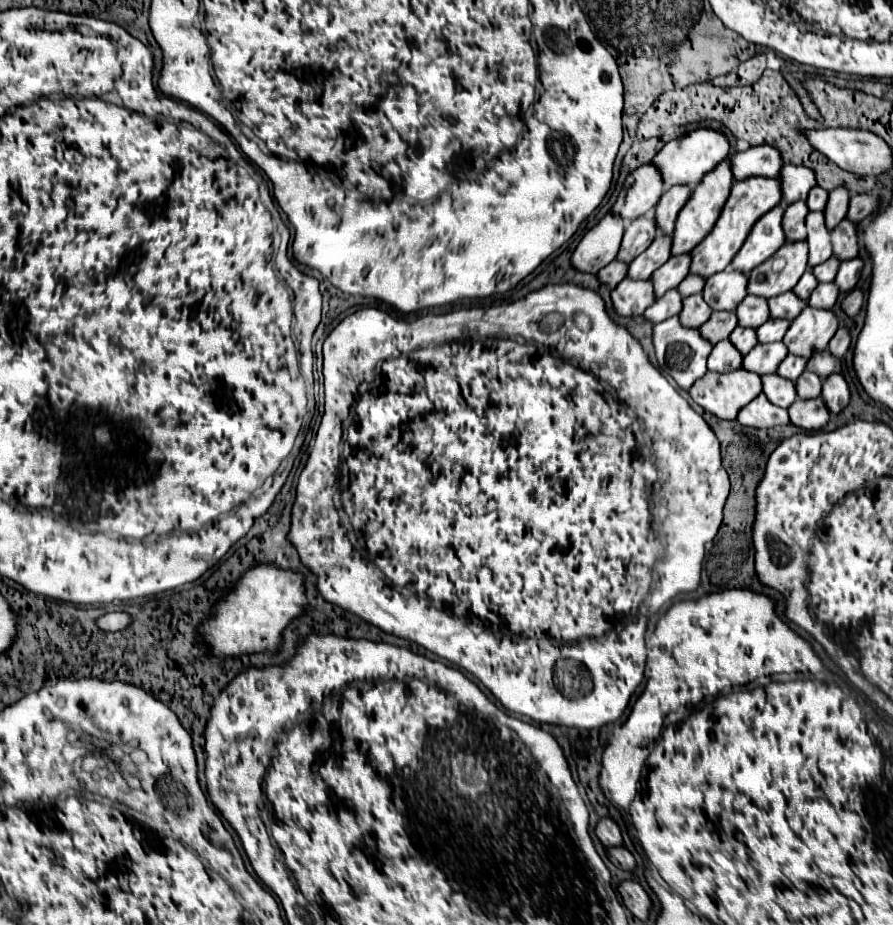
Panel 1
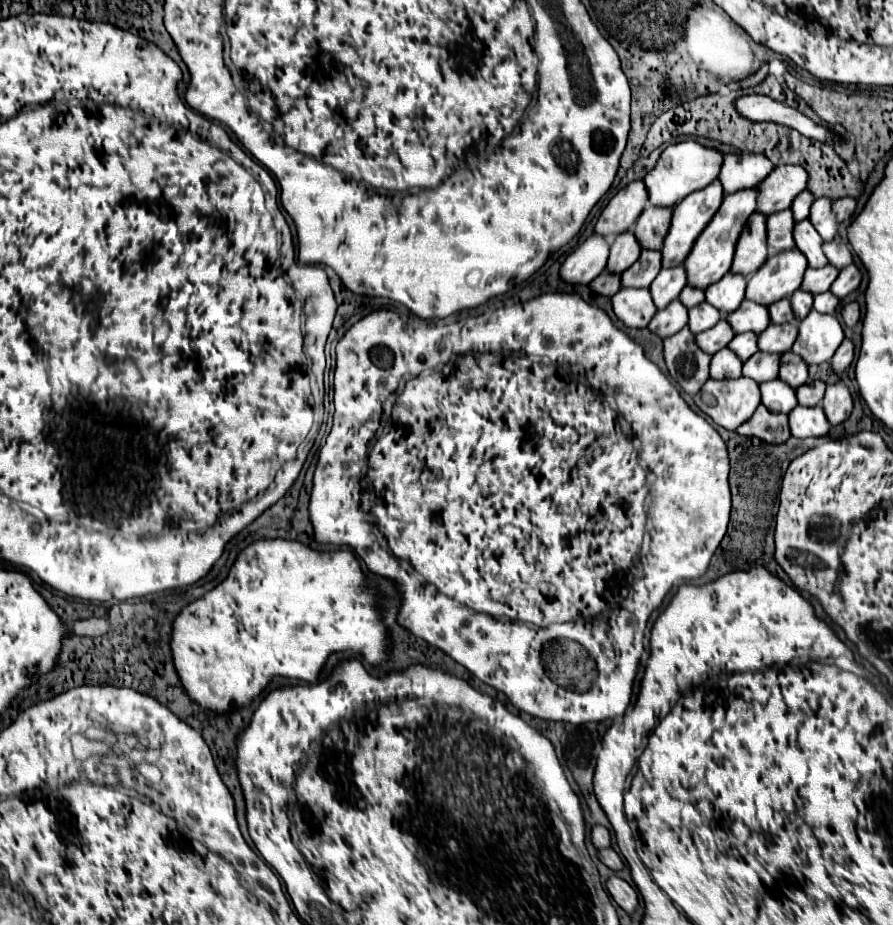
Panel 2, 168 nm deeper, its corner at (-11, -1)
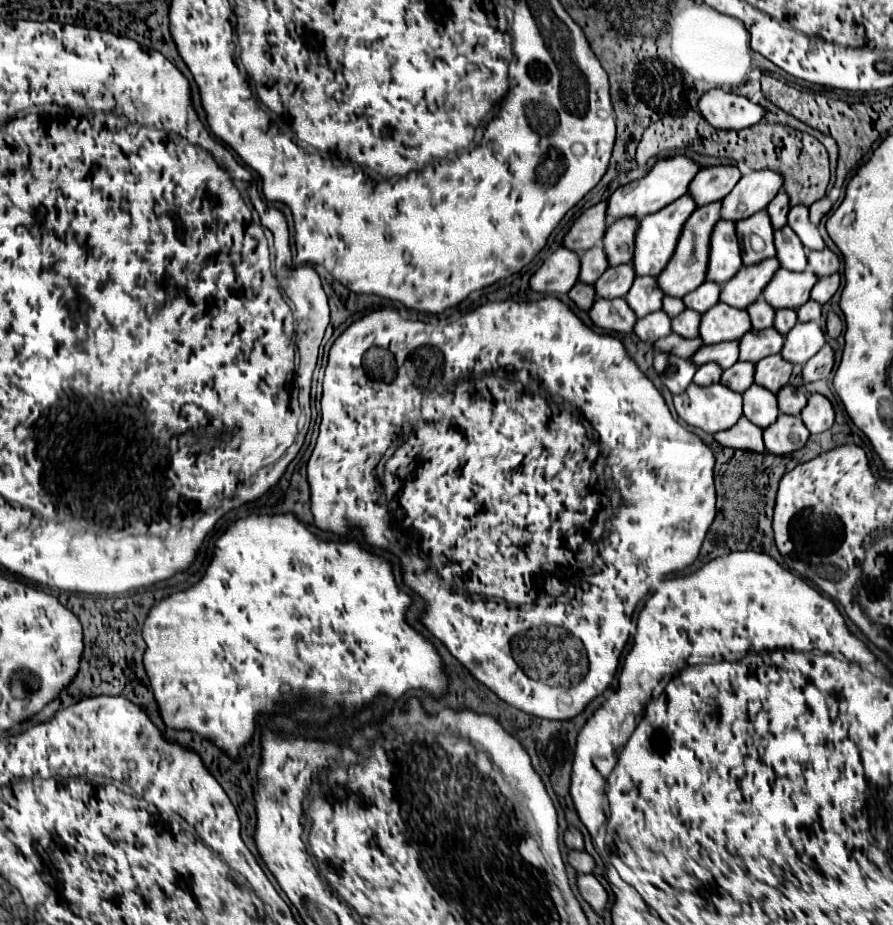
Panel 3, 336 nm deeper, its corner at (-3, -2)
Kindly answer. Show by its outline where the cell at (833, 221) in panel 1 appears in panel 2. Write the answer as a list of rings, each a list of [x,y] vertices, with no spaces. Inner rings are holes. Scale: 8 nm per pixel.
[[[828,198],[814,200],[810,206],[810,216],[808,216],[808,220],[812,222],[812,226],[816,226],[816,232],[820,234],[820,238],[824,242],[830,242],[836,236],[836,228],[838,228],[836,216],[834,216],[830,204],[832,204],[832,200],[828,200]]]

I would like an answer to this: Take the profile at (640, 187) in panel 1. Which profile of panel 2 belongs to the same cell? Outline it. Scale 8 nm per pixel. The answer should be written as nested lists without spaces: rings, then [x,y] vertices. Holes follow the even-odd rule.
[[[642,180],[630,182],[604,206],[594,226],[594,234],[604,238],[614,238],[622,232],[632,230],[646,202],[648,202],[648,192],[644,188],[644,182]]]

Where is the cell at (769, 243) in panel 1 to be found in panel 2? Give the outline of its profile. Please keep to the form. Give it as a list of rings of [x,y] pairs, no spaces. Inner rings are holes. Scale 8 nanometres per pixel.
[[[752,214],[748,218],[748,226],[744,226],[744,234],[740,234],[740,242],[736,242],[736,258],[732,260],[734,274],[742,274],[744,278],[754,274],[764,260],[768,258],[766,246],[766,216]]]

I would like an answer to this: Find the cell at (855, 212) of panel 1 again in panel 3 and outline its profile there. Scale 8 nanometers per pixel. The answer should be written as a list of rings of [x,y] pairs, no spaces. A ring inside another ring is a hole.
[[[824,197],[824,199],[820,199],[820,201],[816,201],[812,207],[810,207],[810,219],[812,219],[812,223],[820,223],[820,219],[828,213],[832,209],[832,201],[828,199],[828,197]]]

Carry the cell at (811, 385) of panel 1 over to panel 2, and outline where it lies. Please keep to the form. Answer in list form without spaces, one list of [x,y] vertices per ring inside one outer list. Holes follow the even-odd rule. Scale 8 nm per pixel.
[[[816,380],[812,384],[804,384],[800,388],[796,388],[796,398],[798,398],[798,404],[800,406],[818,406],[822,402],[822,396],[824,396],[824,388],[826,384]]]

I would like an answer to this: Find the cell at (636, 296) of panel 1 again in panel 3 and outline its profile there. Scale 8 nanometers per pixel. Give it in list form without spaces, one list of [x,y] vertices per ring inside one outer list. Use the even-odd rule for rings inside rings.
[[[596,299],[590,309],[590,319],[608,331],[618,333],[632,333],[636,325],[636,313],[626,303],[626,299]]]

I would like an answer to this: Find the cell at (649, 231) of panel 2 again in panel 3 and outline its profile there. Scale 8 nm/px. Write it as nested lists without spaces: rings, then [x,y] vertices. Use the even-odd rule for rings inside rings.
[[[622,217],[608,225],[608,233],[604,237],[604,249],[608,251],[608,259],[612,267],[632,261],[638,227],[640,227],[640,221],[634,217]]]

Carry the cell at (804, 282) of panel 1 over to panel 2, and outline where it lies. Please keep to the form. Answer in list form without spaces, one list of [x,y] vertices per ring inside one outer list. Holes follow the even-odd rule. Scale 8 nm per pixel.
[[[796,290],[790,298],[790,304],[792,304],[792,312],[794,312],[794,322],[800,322],[808,316],[808,312],[812,310],[812,294],[808,292],[802,292],[802,290]]]

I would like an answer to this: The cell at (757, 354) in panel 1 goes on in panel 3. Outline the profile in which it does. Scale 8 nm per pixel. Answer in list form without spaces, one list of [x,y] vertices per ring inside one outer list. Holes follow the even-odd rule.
[[[738,361],[738,363],[734,363],[730,369],[724,371],[722,383],[728,385],[728,387],[732,387],[734,391],[744,393],[744,391],[754,383],[754,371],[756,371],[756,365],[754,365],[754,363]]]

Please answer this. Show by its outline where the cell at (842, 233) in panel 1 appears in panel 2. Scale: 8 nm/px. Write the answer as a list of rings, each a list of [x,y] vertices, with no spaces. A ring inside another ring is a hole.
[[[838,236],[832,242],[822,244],[822,250],[824,250],[824,256],[828,258],[828,264],[836,266],[838,270],[842,270],[848,264],[852,264],[852,252],[850,252],[848,244]]]

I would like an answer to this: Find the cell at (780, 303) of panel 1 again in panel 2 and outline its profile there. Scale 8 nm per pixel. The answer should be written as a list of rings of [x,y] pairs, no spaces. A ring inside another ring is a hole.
[[[778,300],[774,304],[768,306],[768,314],[772,322],[792,322],[794,314],[790,310],[790,302],[788,300]]]

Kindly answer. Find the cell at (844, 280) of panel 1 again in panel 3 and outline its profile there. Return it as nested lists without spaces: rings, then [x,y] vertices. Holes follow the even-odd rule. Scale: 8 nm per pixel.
[[[838,273],[828,275],[828,277],[822,277],[822,279],[816,283],[816,287],[812,289],[810,299],[816,299],[818,303],[824,305],[824,303],[838,291],[838,287],[840,287],[840,275],[838,275]]]

